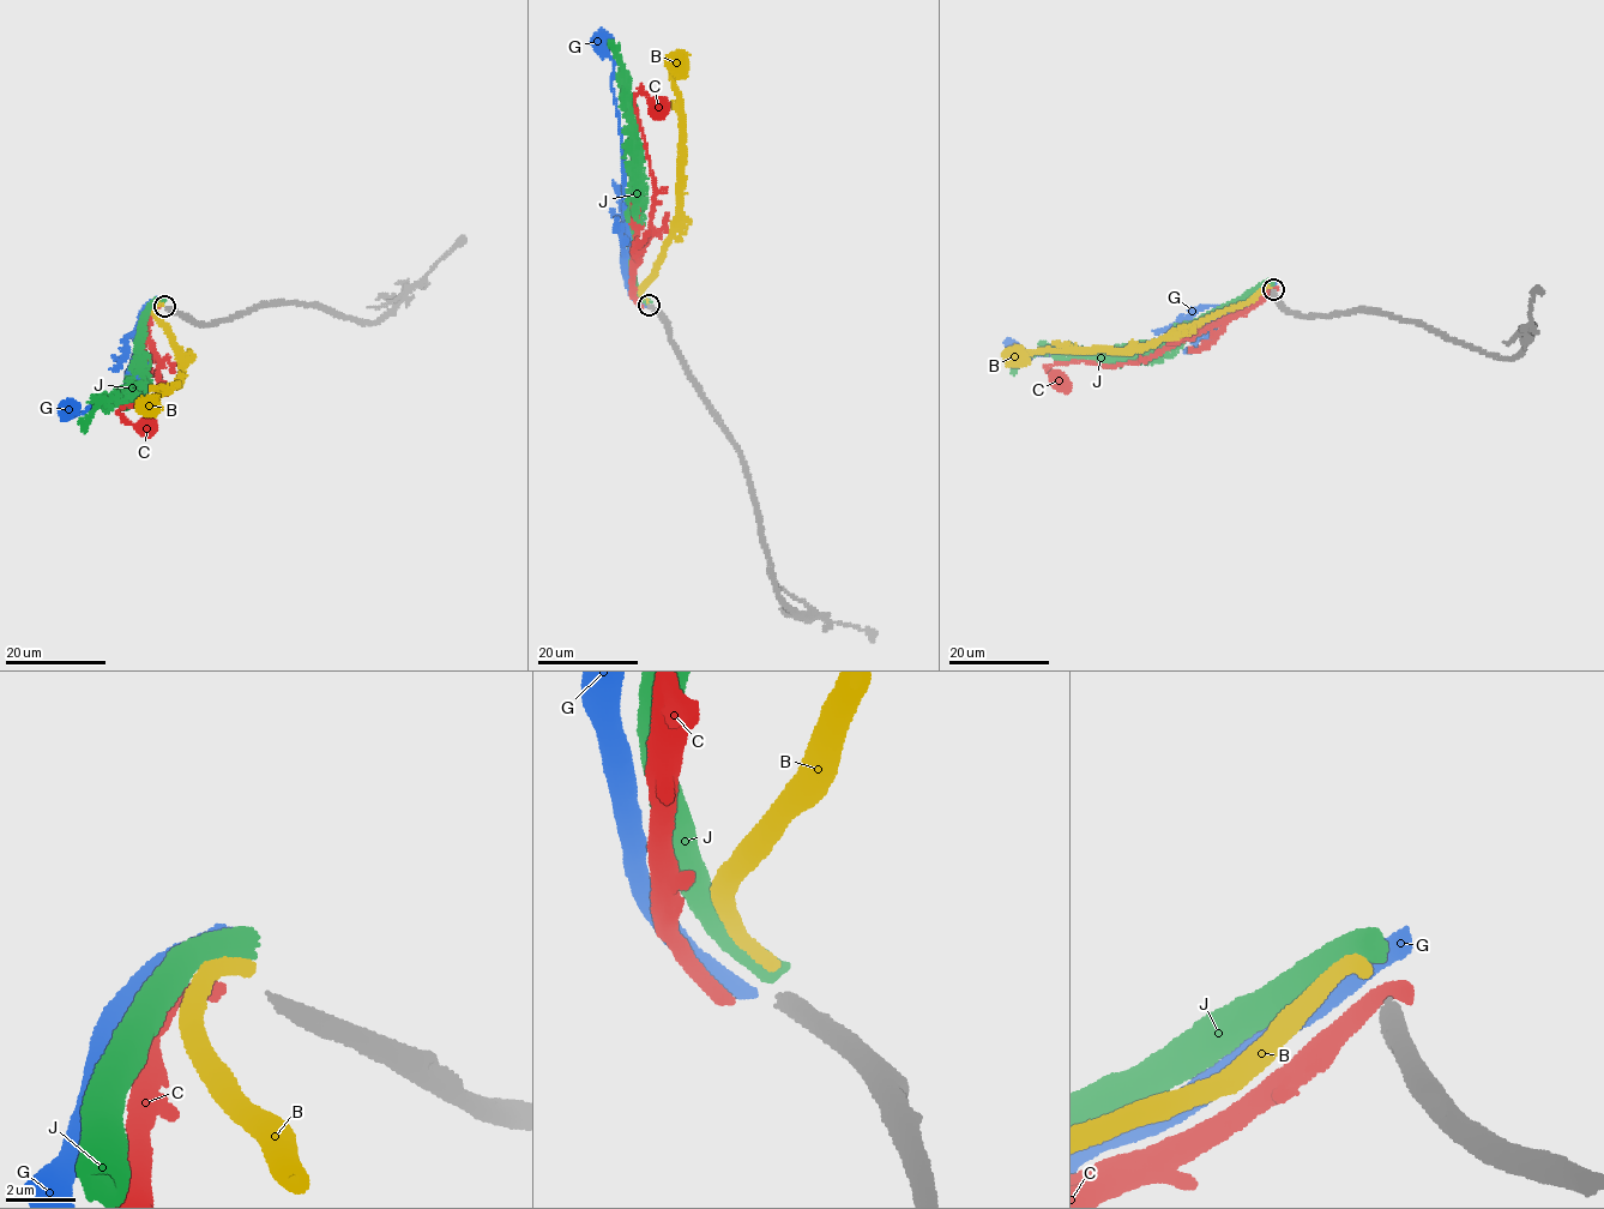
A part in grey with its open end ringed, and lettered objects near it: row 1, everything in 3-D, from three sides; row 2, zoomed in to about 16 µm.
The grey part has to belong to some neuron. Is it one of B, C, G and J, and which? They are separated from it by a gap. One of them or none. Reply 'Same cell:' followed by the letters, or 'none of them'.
Same cell: C

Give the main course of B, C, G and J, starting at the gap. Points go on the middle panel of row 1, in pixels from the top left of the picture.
B: (647, 301), (641, 289), (669, 236), (680, 192), (680, 92), (674, 84), (674, 74), (680, 65)
C: (643, 306), (634, 295), (631, 276), (650, 234), (653, 188), (634, 96), (643, 90), (651, 106), (657, 108)
G: (644, 305), (629, 289), (626, 269), (628, 229), (621, 128), (611, 86), (613, 59), (601, 42)
J: (649, 302), (637, 283), (629, 238), (635, 190), (633, 122), (629, 119), (626, 76), (611, 47)

